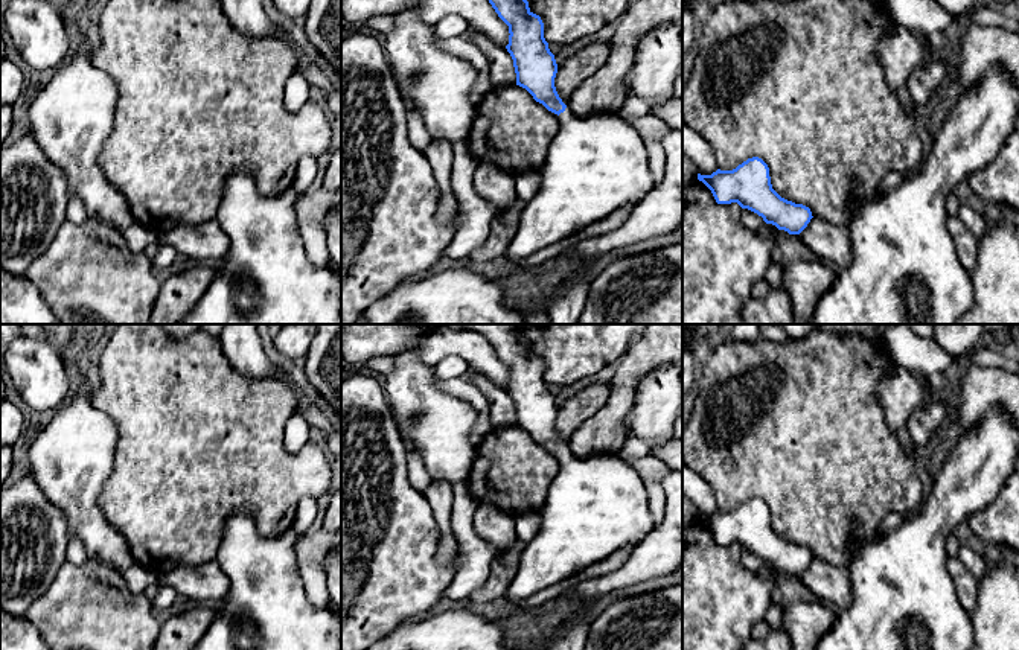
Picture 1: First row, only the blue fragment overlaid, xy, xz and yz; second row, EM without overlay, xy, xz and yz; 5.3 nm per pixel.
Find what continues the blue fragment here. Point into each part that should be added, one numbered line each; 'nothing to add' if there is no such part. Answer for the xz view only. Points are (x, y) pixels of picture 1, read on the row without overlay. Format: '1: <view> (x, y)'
1: xz (596, 506)

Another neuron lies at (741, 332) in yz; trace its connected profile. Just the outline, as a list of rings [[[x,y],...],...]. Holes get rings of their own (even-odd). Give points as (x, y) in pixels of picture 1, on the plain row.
[[[734,324],[731,339],[754,341],[760,336],[760,324]]]

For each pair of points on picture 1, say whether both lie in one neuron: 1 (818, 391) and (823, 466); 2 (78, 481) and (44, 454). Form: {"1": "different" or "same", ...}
{"1": "same", "2": "same"}

